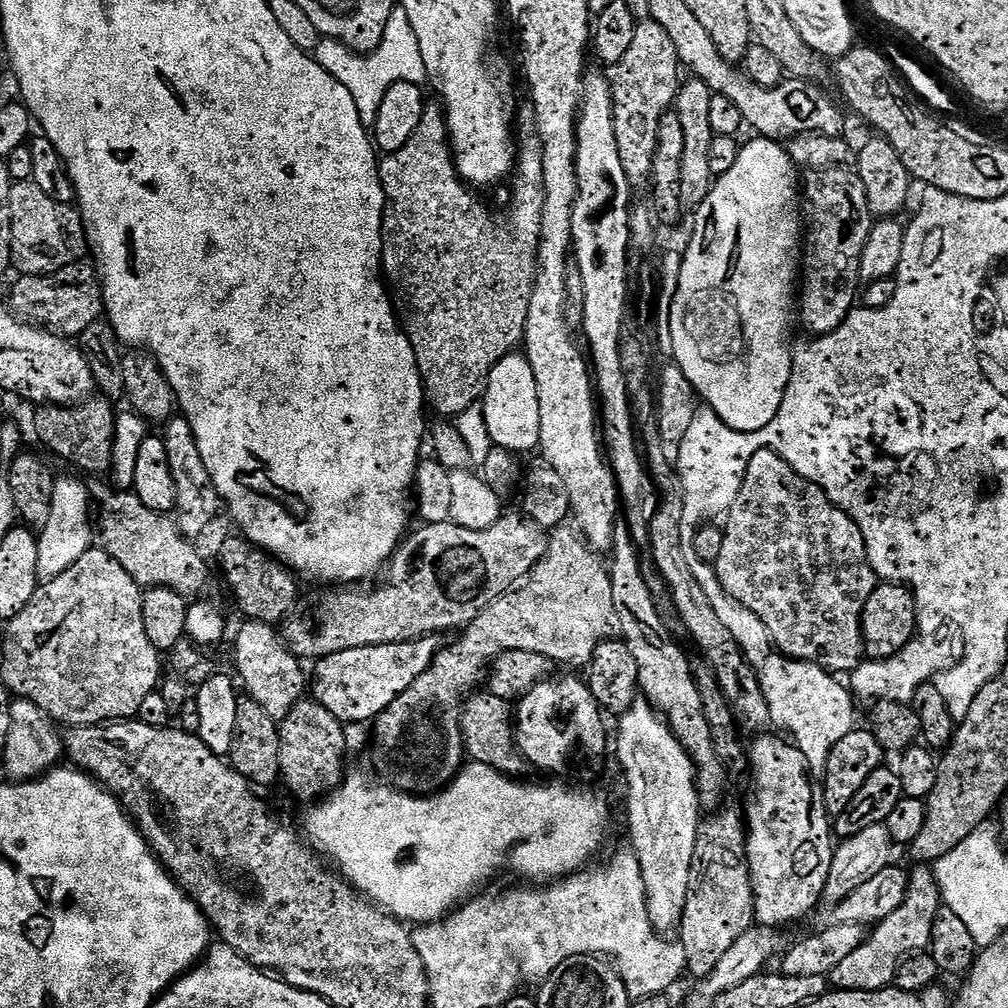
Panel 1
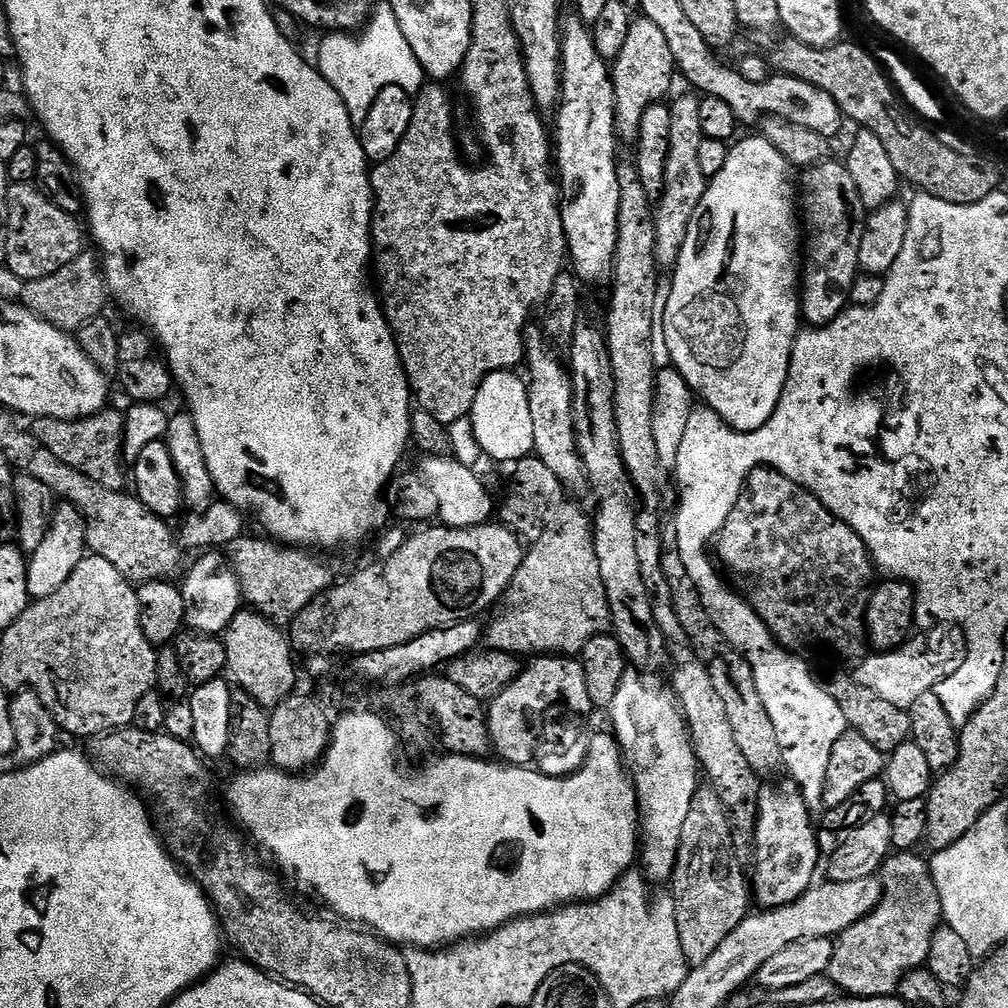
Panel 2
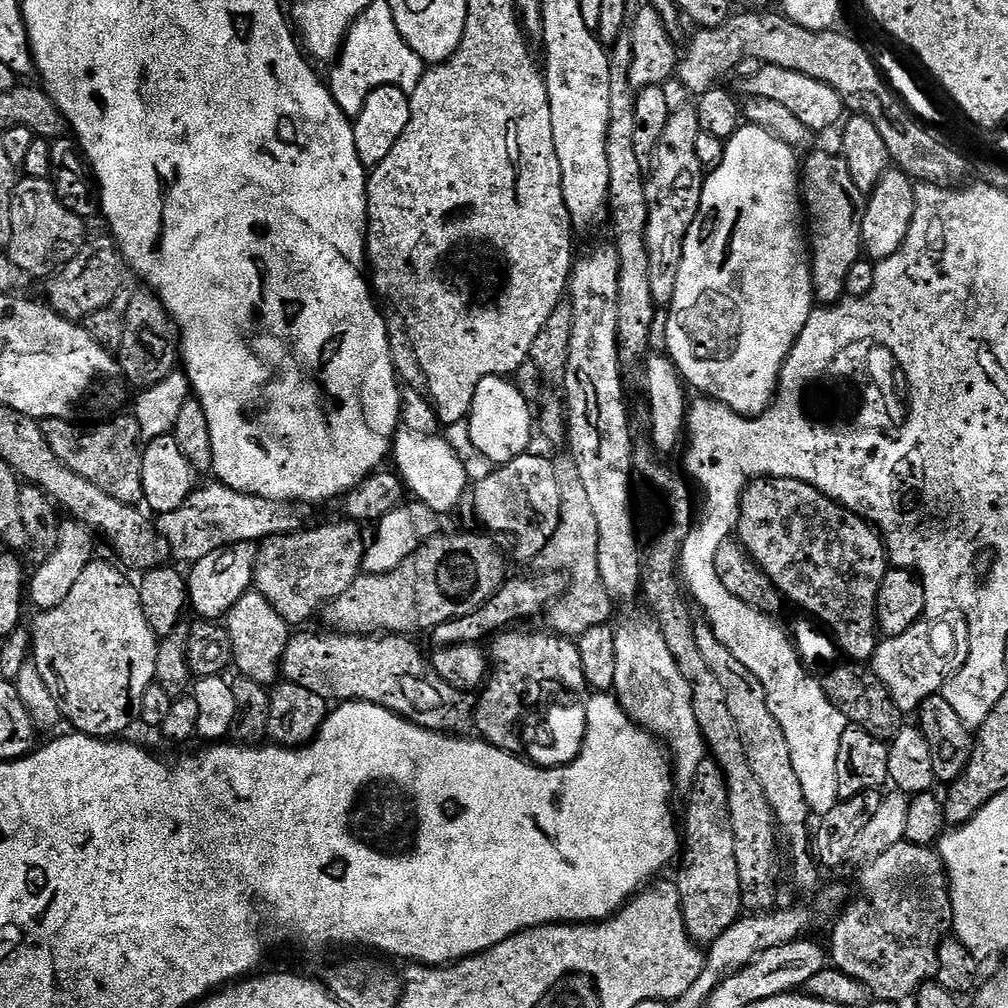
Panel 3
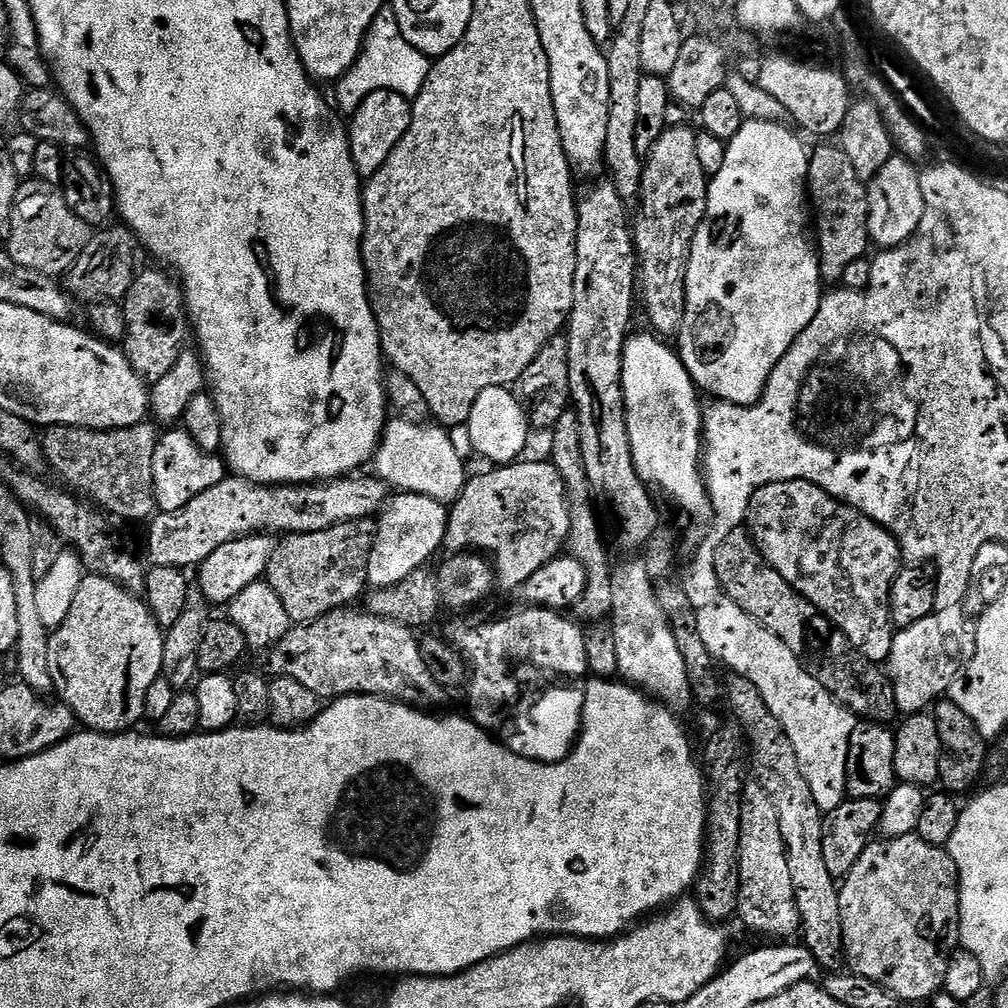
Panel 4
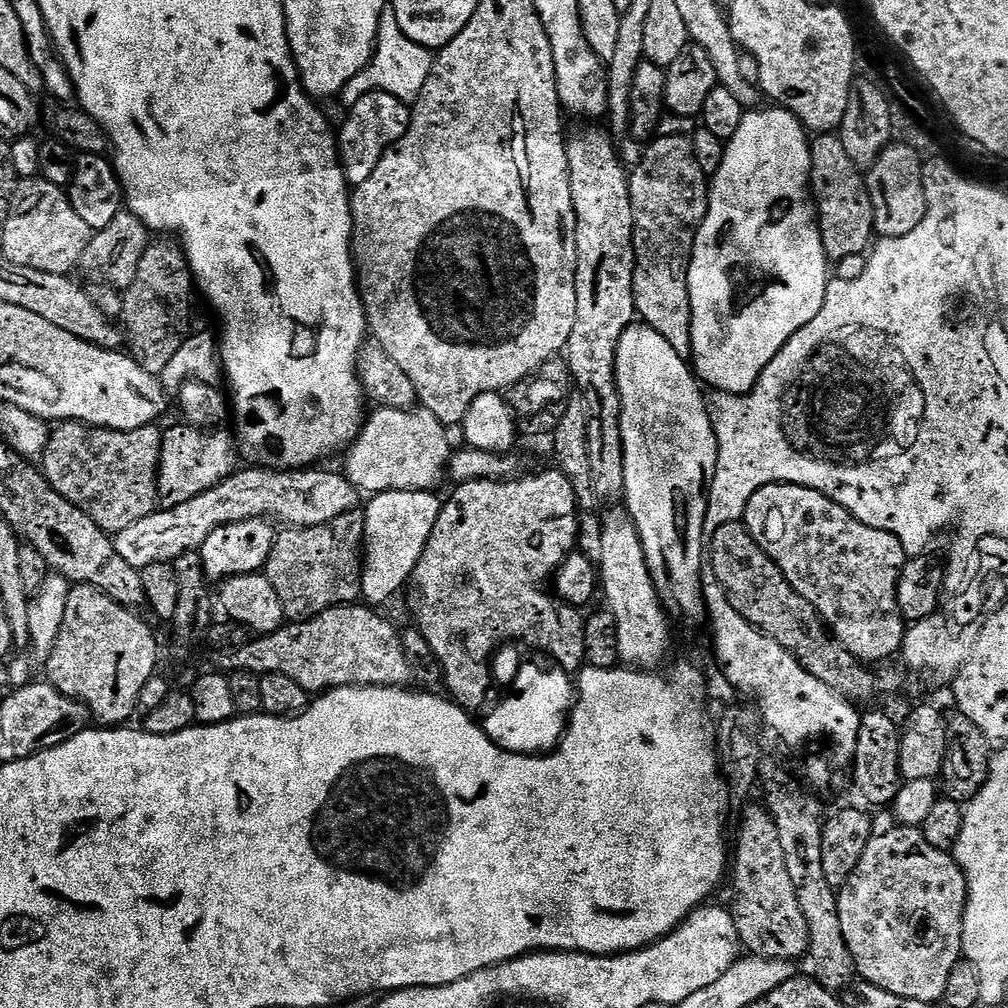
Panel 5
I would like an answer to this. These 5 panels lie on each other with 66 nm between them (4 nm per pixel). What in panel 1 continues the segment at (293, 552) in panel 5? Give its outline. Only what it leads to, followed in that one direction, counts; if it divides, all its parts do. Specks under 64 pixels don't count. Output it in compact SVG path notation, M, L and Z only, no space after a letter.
M235 539L226 541L220 548L220 572L232 591L232 600L236 603L237 610L244 615L245 621L279 625L281 620L288 617L297 602L297 577L279 560L269 556L249 540Z

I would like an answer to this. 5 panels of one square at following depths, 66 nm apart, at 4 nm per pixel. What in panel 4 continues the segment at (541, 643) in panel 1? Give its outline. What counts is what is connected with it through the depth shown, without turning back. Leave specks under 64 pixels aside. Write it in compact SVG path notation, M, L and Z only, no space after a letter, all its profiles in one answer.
M575 411L564 412L562 418L558 418L558 422L551 428L550 436L552 436L550 462L558 470L558 474L562 474L564 489L568 491L570 530L566 548L574 558L581 560L586 566L586 578L588 579L586 594L582 594L582 598L576 603L574 612L581 621L600 622L612 610L613 569L608 568L608 552L604 549L604 536L600 533L600 520L596 517L595 506L592 505L594 493L588 477L586 462L582 462L582 434Z

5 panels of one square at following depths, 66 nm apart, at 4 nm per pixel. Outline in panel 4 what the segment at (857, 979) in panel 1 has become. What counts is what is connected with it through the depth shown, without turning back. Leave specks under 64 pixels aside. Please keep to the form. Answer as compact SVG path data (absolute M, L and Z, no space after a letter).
M915 834L873 839L854 862L854 870L843 877L839 890L847 967L882 986L897 1001L931 1001L943 989L946 966L960 944L960 875L947 851L922 842Z

